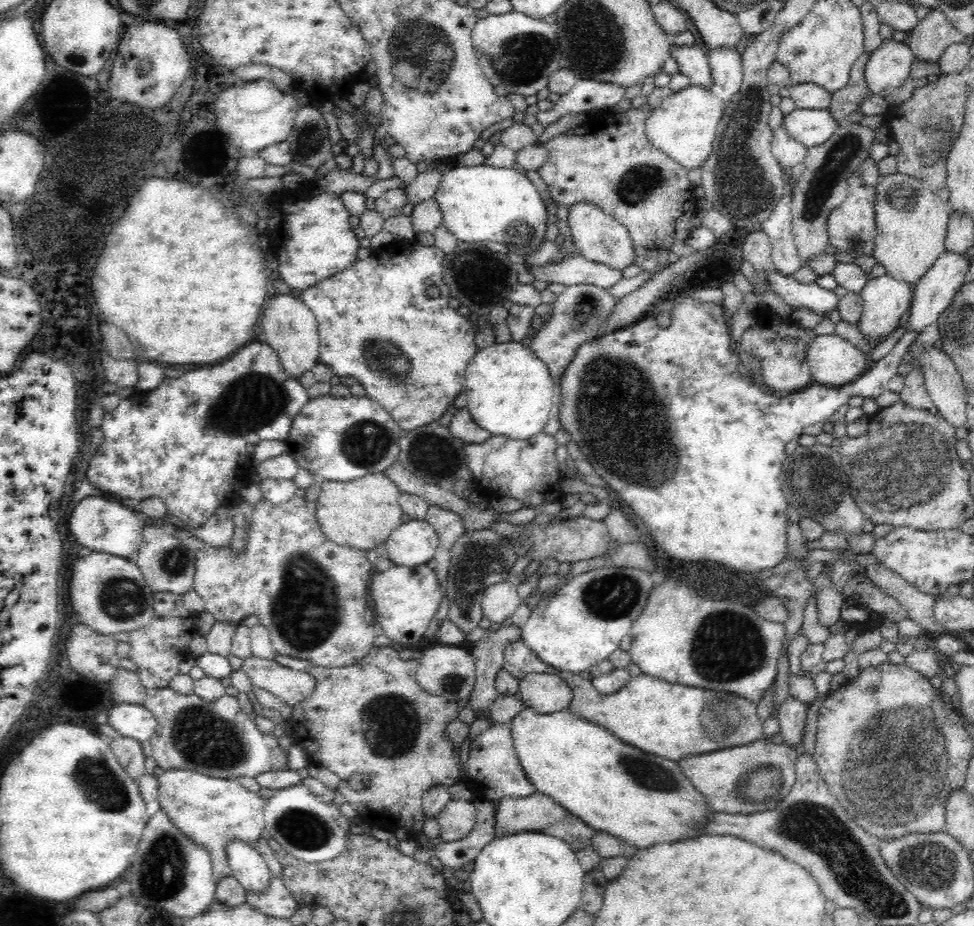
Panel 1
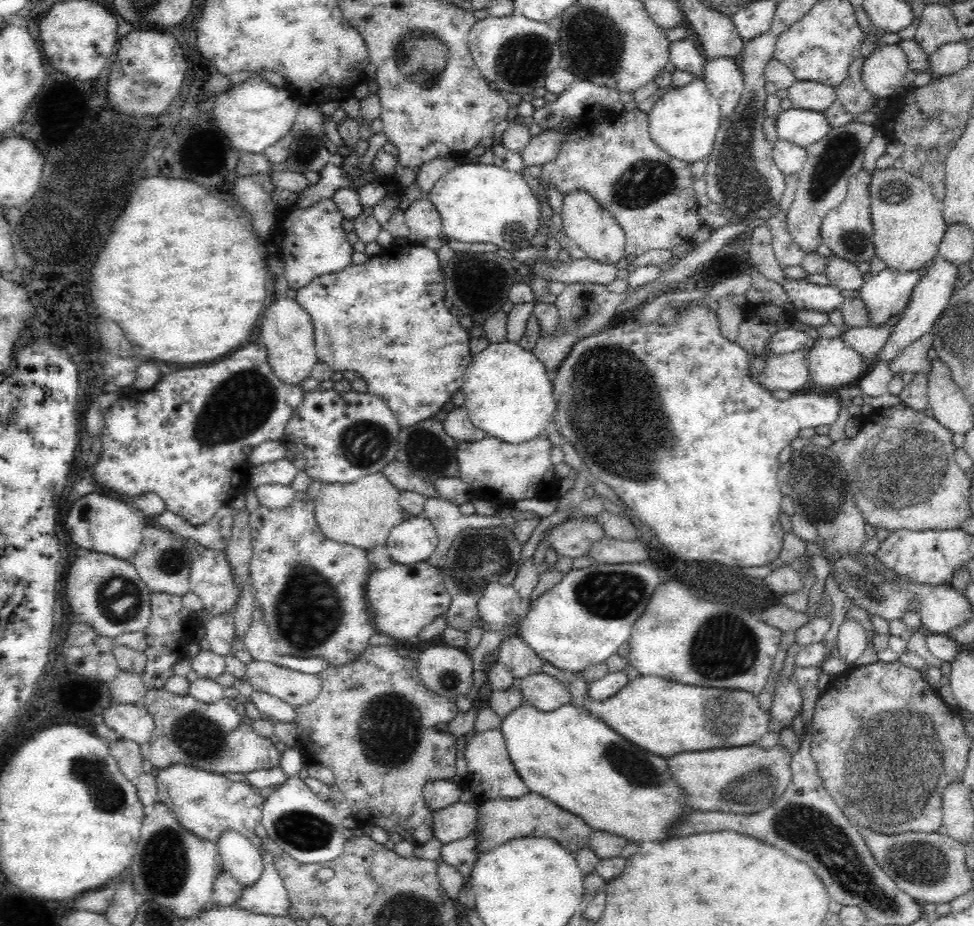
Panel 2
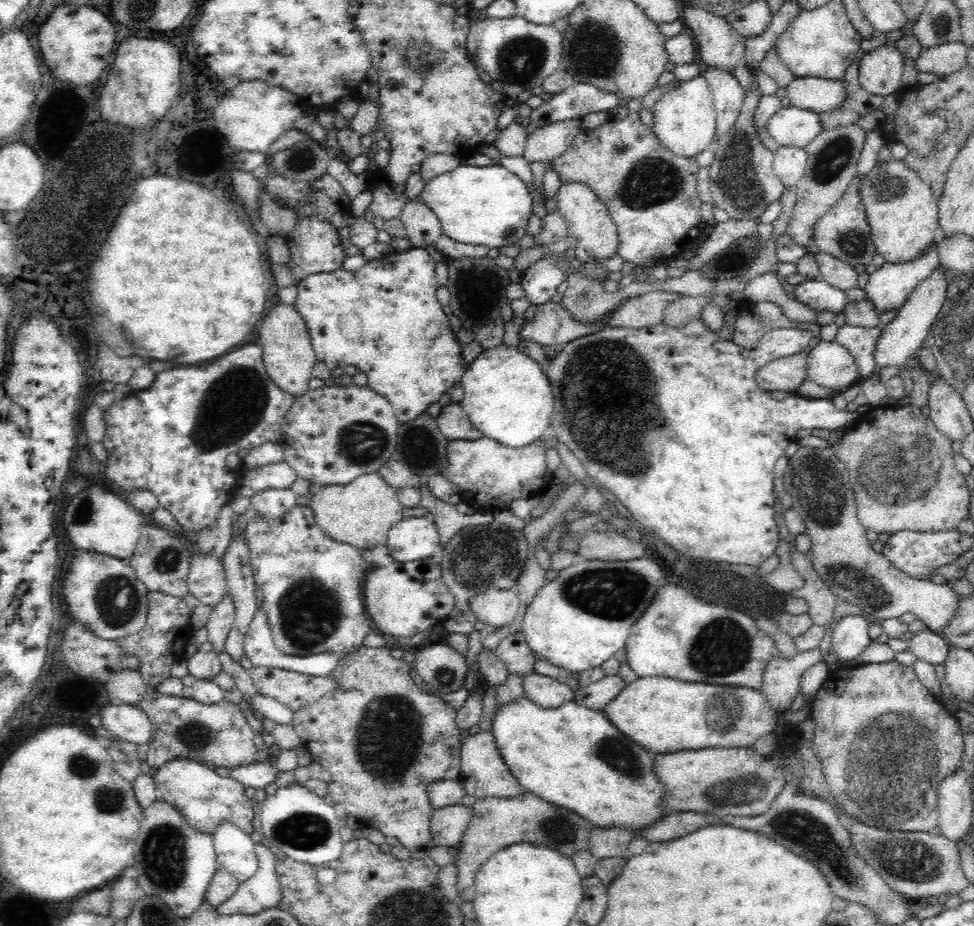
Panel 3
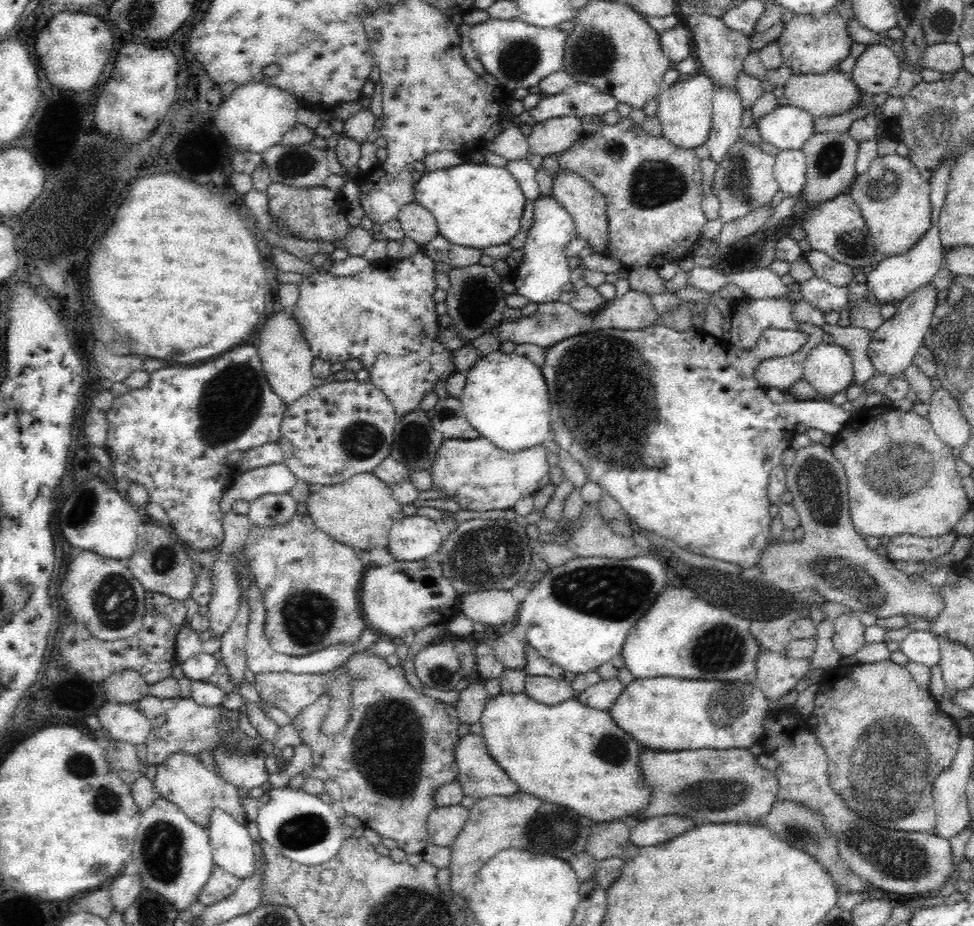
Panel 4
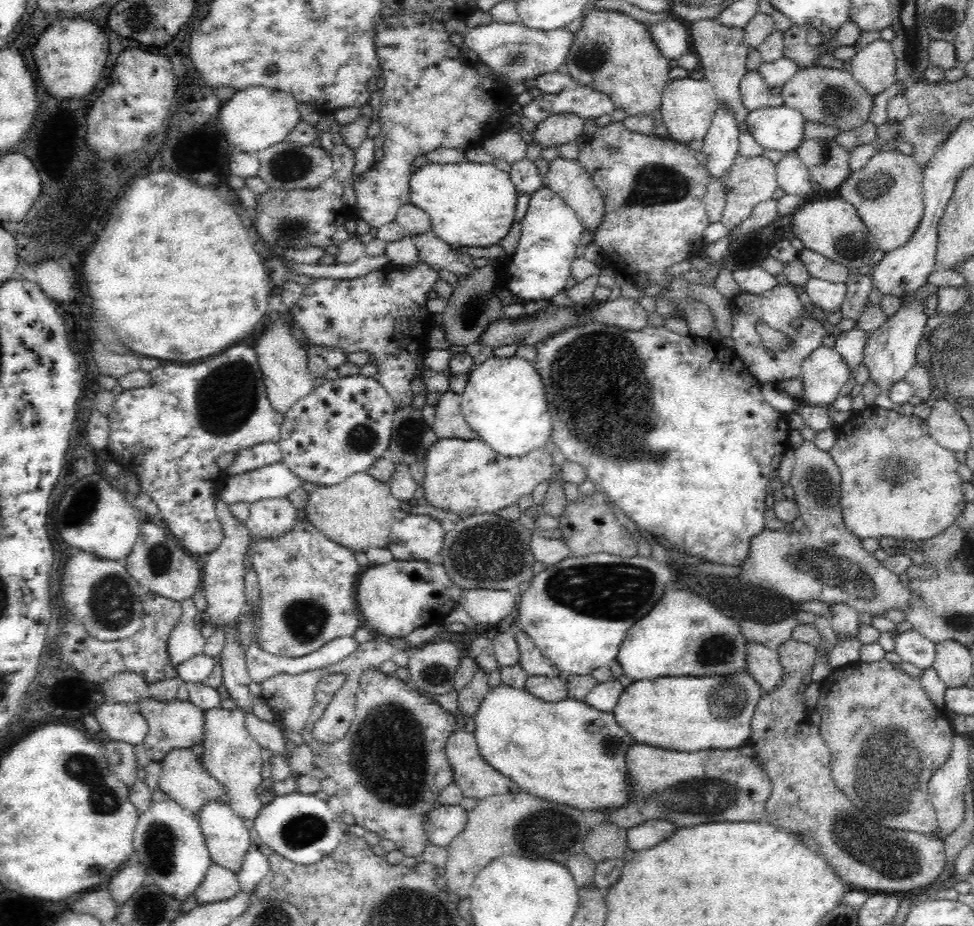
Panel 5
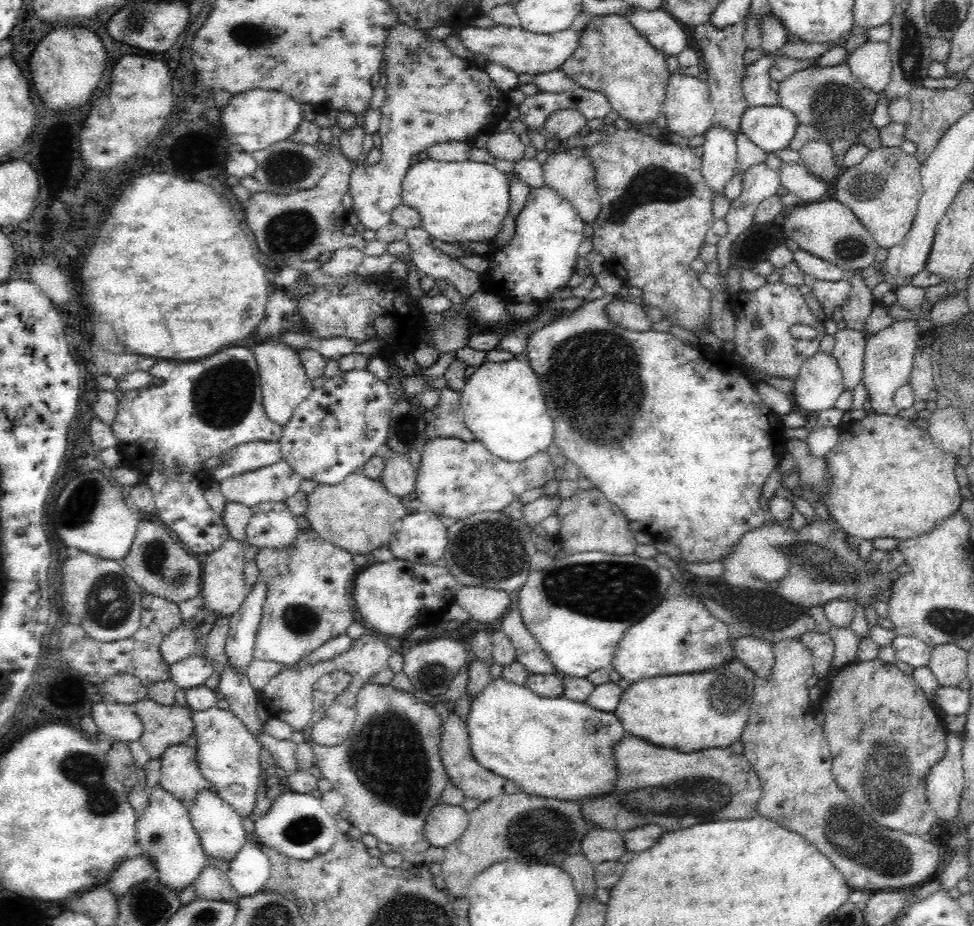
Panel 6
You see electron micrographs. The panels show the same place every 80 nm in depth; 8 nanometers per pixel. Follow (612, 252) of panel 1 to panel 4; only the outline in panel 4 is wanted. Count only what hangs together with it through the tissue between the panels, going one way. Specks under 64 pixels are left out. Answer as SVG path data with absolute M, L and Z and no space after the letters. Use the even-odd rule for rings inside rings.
M559 168L552 174L553 197L572 215L576 225L577 236L584 238L594 252L603 254L608 248L608 221L606 221L607 204L603 194L592 186L583 176L573 170Z

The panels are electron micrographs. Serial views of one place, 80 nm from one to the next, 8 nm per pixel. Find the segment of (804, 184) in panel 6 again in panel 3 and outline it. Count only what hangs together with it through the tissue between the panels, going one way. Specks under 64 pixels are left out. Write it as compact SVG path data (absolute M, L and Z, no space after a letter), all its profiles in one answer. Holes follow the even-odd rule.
M779 146L773 153L773 169L784 188L795 189L804 176L807 154L804 147Z

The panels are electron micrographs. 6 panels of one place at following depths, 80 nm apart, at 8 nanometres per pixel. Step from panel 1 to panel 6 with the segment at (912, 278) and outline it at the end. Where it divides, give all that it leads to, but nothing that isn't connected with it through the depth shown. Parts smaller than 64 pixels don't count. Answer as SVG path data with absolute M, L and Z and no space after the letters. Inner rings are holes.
M900 146L868 150L860 163L842 166L834 180L834 198L852 209L879 247L892 248L902 242L916 216L917 204L923 195L921 166L915 155L906 153Z

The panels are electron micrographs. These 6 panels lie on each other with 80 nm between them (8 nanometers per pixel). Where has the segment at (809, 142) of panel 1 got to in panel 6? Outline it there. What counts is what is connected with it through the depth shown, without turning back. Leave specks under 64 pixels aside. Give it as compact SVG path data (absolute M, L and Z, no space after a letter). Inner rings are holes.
M749 106L740 116L739 129L752 143L772 153L792 140L798 126L796 115L782 106Z

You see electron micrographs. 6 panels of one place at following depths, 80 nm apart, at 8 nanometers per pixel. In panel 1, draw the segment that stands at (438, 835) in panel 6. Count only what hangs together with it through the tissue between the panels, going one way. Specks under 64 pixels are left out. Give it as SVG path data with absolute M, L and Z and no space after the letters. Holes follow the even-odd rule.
M452 800L436 816L440 824L439 837L444 842L454 842L465 838L476 826L474 801Z

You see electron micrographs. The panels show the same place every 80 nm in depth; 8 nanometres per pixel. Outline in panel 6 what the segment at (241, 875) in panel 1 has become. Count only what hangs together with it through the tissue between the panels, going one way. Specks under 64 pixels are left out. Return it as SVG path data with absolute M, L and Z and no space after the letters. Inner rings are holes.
M202 789L196 794L193 802L186 805L192 827L196 830L201 846L206 854L218 860L230 862L234 854L247 842L247 832L242 825L242 817L236 813L232 806L213 789Z

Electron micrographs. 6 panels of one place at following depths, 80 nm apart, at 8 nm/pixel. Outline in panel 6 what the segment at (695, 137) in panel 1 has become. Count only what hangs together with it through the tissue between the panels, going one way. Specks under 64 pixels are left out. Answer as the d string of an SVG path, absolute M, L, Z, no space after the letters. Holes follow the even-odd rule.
M679 68L668 76L666 85L663 104L663 113L667 120L666 133L675 140L705 134L710 128L710 122L712 122L714 116L714 105L711 101L709 83L704 83L697 77L687 75Z

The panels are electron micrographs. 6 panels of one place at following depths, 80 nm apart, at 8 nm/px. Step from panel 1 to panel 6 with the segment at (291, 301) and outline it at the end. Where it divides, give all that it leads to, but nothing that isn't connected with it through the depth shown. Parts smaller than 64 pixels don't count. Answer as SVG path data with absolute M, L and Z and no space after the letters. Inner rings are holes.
M274 339L266 340L262 344L256 344L252 352L259 370L264 413L268 420L284 428L290 422L297 406L313 391L311 380L306 377L297 350L291 346L274 343Z

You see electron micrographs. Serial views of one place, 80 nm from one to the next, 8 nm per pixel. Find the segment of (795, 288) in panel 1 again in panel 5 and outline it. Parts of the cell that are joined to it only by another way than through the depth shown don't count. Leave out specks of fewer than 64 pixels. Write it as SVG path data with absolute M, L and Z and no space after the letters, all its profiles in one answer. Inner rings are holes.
M810 277L805 282L804 288L814 305L827 314L841 309L847 294L845 282L830 282L814 277Z

